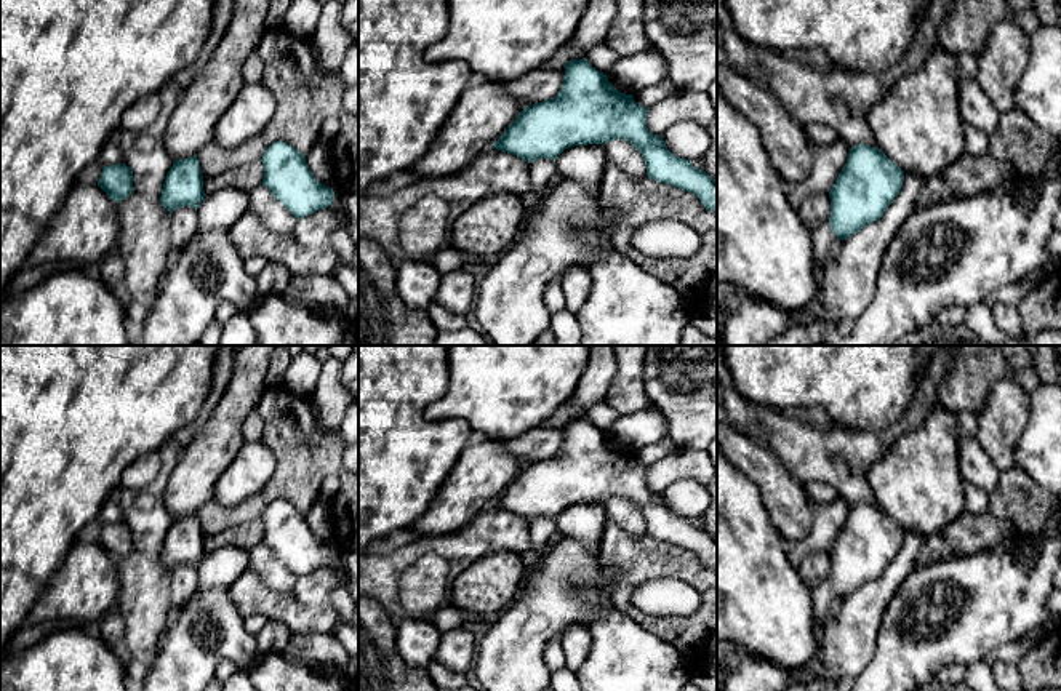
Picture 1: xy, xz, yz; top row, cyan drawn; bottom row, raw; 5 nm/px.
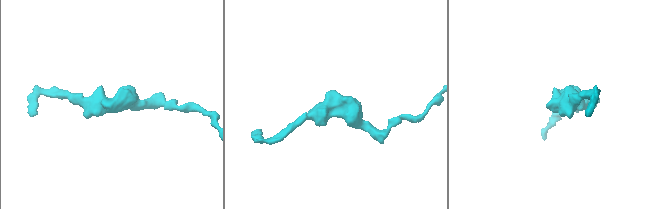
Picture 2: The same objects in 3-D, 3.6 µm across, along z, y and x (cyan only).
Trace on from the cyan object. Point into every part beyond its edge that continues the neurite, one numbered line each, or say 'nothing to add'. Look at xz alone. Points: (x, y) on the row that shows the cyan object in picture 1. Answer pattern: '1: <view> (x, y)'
nothing to add

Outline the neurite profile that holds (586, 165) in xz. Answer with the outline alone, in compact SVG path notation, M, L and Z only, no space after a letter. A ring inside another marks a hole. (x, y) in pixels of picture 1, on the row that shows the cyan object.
M603 144L571 146L559 155L557 173L600 195L607 163Z

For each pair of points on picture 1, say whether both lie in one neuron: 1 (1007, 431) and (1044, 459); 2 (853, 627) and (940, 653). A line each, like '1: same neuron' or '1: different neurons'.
1: different neurons
2: different neurons

